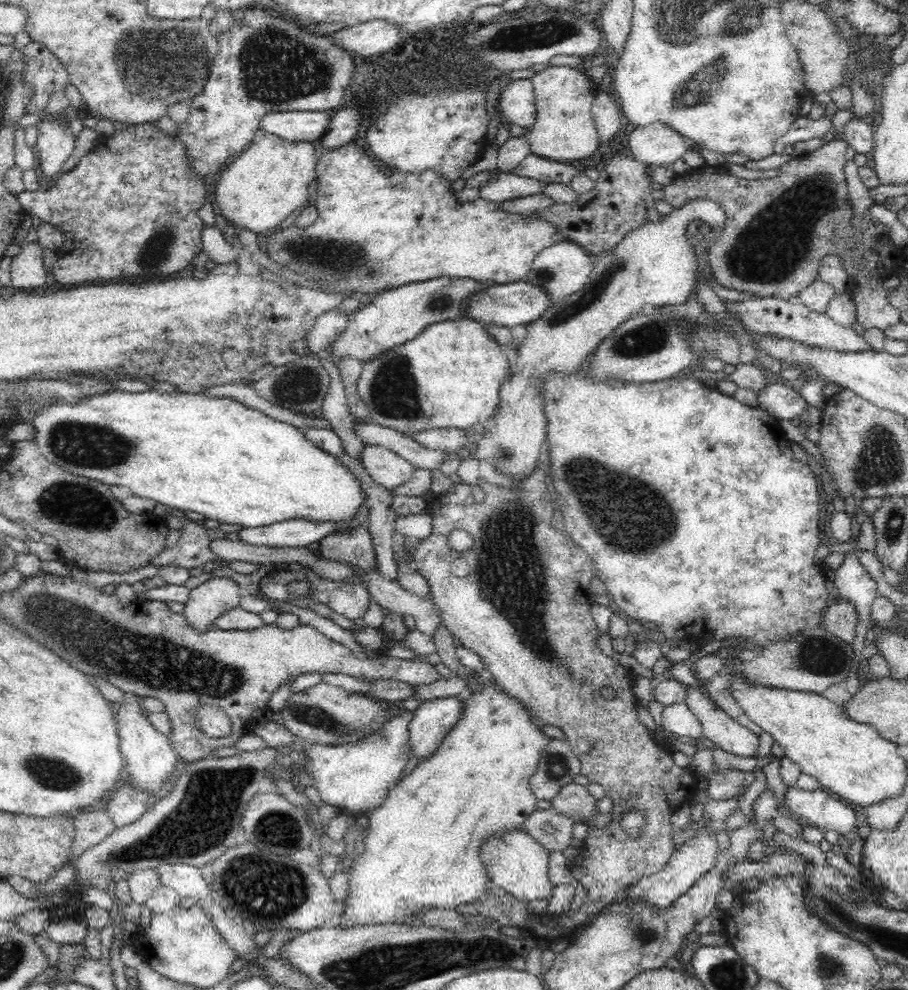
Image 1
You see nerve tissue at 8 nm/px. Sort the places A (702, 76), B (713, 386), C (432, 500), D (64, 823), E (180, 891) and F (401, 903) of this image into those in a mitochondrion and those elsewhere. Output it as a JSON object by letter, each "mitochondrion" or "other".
{"A":"mitochondrion","B":"other","C":"other","D":"other","E":"other","F":"other"}

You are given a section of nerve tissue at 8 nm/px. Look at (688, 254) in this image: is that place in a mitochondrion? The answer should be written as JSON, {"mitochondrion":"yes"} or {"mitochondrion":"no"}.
{"mitochondrion":"no"}

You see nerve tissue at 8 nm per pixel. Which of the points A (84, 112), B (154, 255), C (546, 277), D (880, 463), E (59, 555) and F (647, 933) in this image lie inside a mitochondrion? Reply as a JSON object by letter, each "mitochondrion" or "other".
{"A":"other","B":"mitochondrion","C":"mitochondrion","D":"mitochondrion","E":"other","F":"mitochondrion"}

